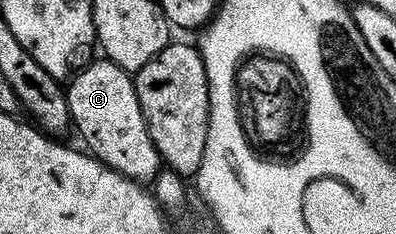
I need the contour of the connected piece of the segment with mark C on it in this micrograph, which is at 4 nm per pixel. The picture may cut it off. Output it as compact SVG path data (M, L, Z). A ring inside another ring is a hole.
M107 60L99 61L90 63L85 70L80 70L77 74L75 71L67 83L71 125L74 130L76 126L81 140L85 142L83 145L105 166L125 174L133 182L151 183L162 169L162 163L160 153L150 140L148 125L138 104L133 75L118 68L118 64Z

